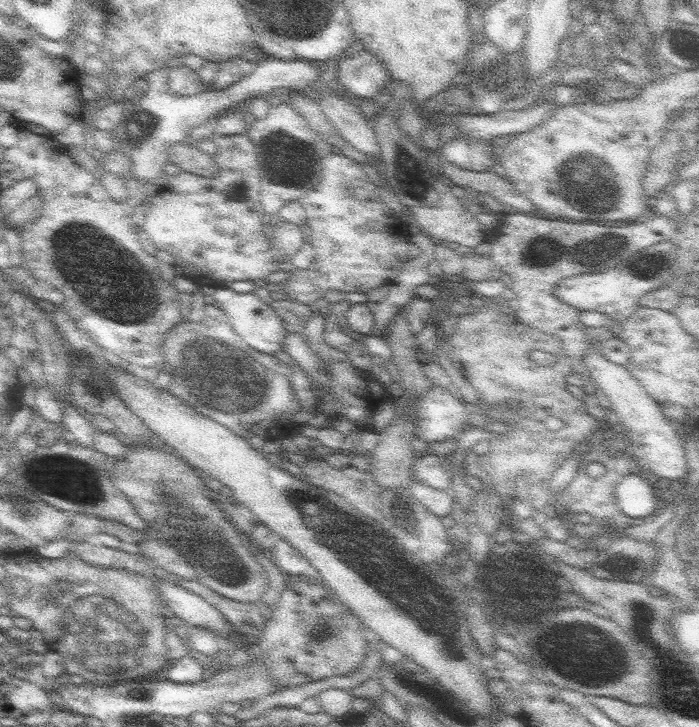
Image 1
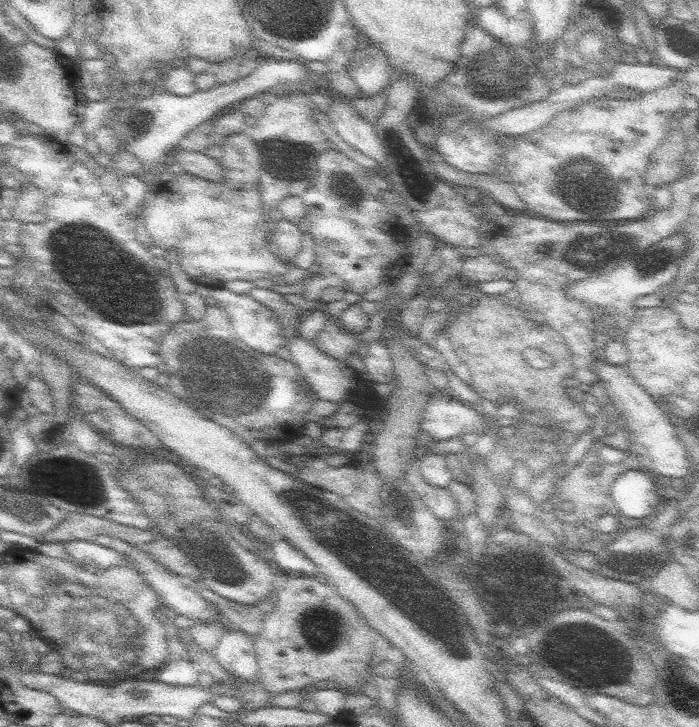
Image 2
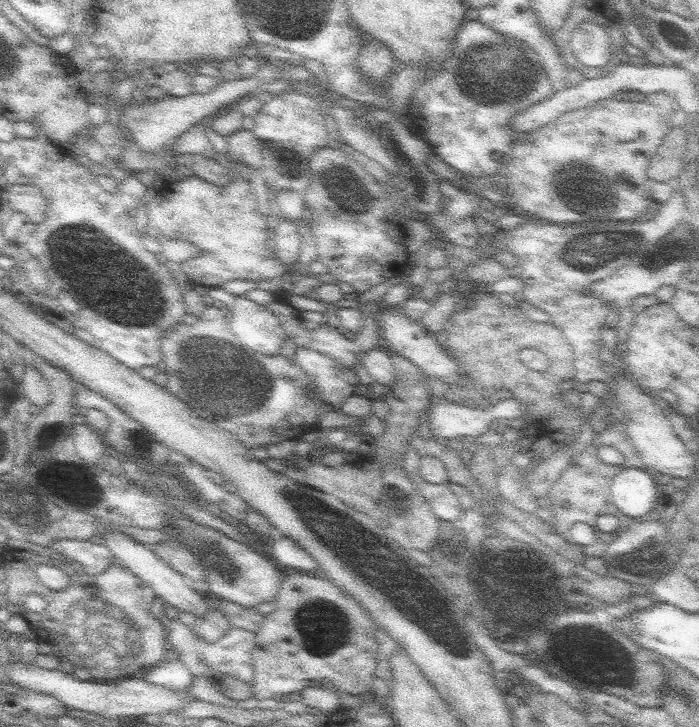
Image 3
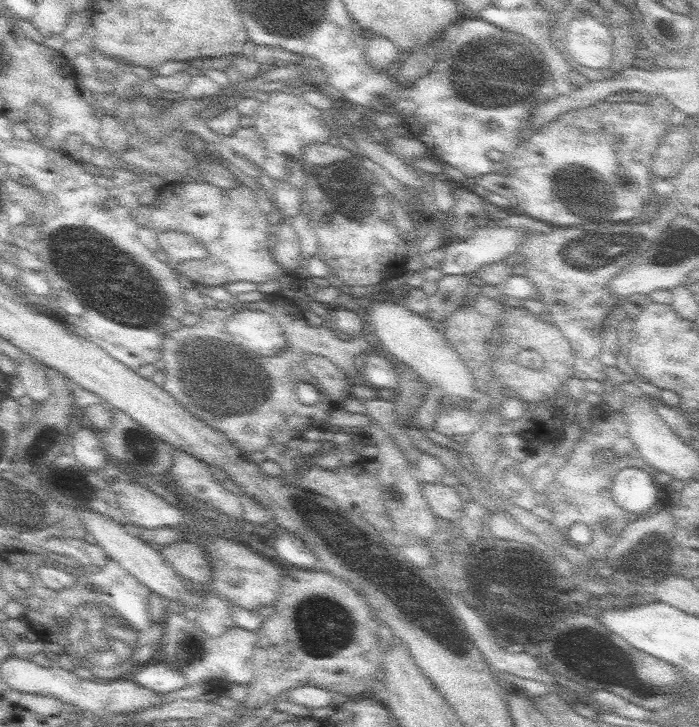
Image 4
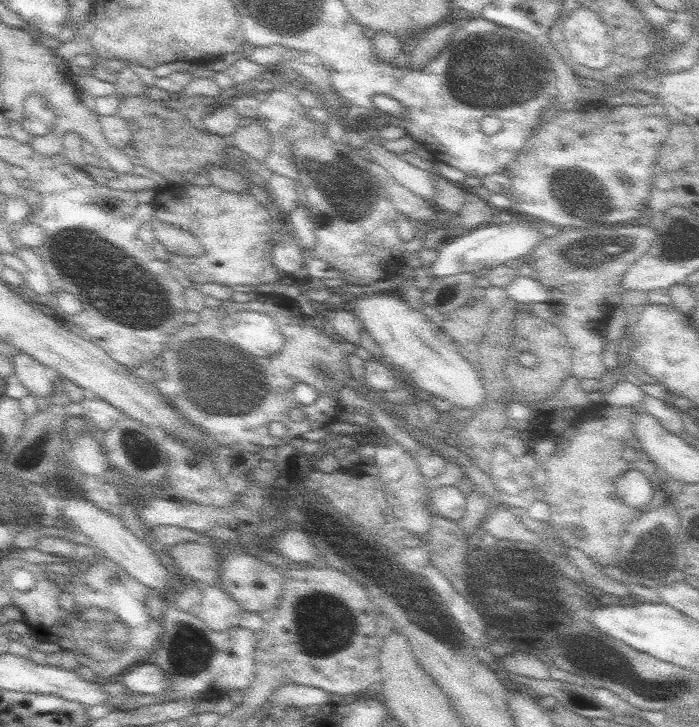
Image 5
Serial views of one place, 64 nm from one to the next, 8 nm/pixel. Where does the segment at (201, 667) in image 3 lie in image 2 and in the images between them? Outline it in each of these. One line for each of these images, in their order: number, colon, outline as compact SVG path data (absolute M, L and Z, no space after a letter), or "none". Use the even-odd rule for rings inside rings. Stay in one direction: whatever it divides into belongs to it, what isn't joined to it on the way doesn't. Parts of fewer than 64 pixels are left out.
2: M231 628L231 630L227 630L227 634L219 640L219 644L209 654L215 662L219 662L219 666L227 674L231 674L235 678L245 678L247 682L253 682L259 672L253 638L255 636L249 636L241 630Z

